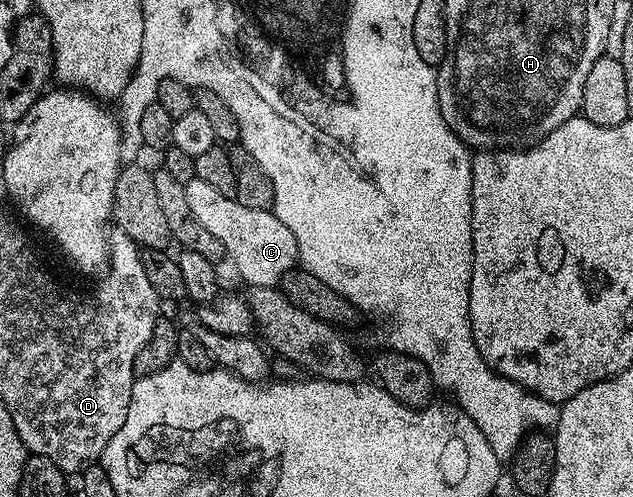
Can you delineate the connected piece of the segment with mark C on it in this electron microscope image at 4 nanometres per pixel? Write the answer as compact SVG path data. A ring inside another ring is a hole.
M196 177L184 183L184 191L190 212L194 212L194 220L203 224L221 242L227 261L236 265L241 280L248 282L249 287L279 287L297 269L300 253L294 232L290 232L290 228L286 228L286 224L282 224L282 220L278 220L271 209L246 208L246 204L239 202L236 197L222 196L218 188Z

